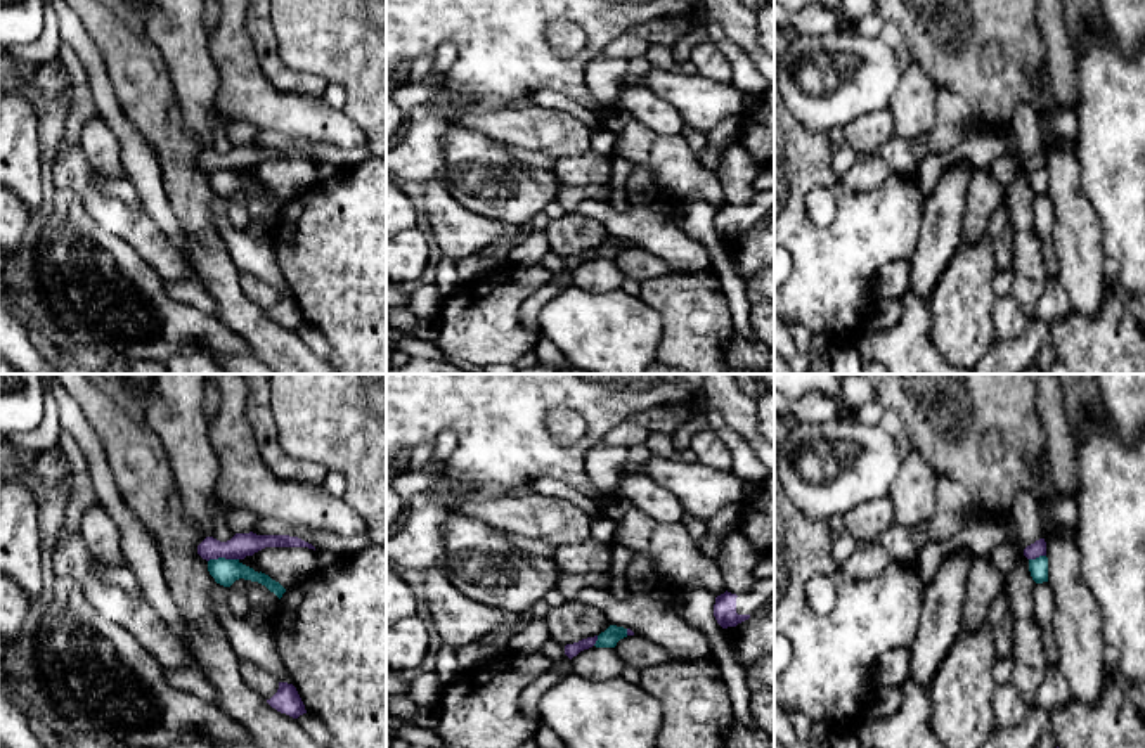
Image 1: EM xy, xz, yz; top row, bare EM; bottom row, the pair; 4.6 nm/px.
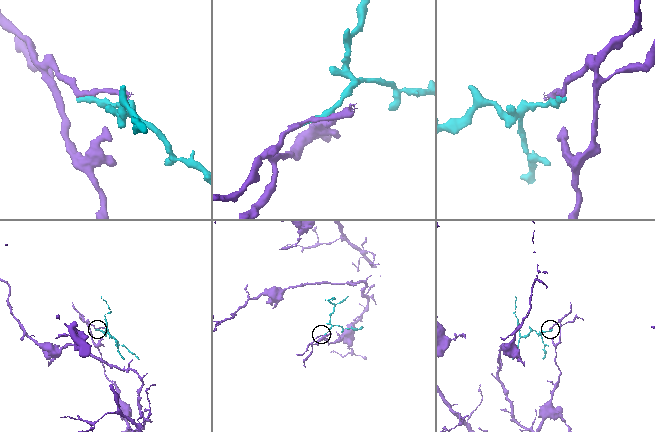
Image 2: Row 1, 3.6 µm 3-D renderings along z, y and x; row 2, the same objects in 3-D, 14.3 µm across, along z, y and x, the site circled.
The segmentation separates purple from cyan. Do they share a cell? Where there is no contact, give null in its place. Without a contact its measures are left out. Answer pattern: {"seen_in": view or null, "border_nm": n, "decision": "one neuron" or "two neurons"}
{"seen_in": "xy", "border_nm": 140, "decision": "two neurons"}

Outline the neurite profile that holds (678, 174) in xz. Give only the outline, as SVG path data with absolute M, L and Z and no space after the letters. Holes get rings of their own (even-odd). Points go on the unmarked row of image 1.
M631 119L617 132L615 152L648 168L658 196L669 196L677 206L691 196L700 196L715 210L726 204L719 175L700 164L682 135L657 135Z

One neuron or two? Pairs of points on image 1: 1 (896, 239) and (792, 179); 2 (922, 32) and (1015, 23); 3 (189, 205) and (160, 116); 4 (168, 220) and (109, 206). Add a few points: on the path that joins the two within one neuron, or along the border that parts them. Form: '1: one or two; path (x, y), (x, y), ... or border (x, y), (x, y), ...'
1: one; path (870, 222), (827, 179), (818, 179)
2: one; path (944, 30), (957, 23), (993, 23)
3: one; path (184, 182), (179, 170), (177, 148), (170, 139)
4: two; border (142, 210), (174, 248)

